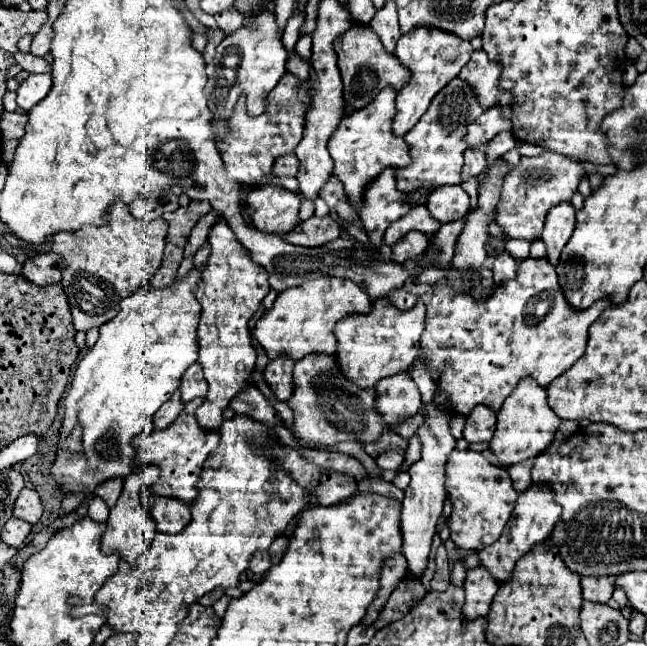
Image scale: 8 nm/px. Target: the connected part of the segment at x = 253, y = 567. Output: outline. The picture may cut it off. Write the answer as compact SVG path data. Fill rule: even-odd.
M258 551L258 553L254 553L252 555L252 559L250 559L250 571L252 573L258 573L258 575L262 575L262 573L266 573L268 569L270 569L270 553L268 551Z

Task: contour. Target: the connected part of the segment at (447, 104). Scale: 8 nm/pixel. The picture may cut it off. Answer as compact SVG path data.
M454 77L438 97L430 103L430 109L422 115L422 121L410 133L406 133L406 143L410 145L412 163L396 171L396 181L400 191L416 191L418 187L440 187L440 185L458 185L462 171L462 153L466 151L466 129L482 113L474 89L466 85L460 77Z

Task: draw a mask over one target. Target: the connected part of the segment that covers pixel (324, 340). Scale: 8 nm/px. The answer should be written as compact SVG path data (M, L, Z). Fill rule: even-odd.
M320 277L318 281L306 281L294 289L278 293L272 309L264 313L254 325L254 337L266 349L268 357L280 353L290 355L294 361L302 359L308 353L334 353L334 325L348 313L368 313L372 307L366 287L350 279Z

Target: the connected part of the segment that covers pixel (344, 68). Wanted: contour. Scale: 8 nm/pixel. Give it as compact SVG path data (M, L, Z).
M352 23L352 27L342 33L334 45L338 55L338 69L344 81L344 97L350 105L354 105L354 109L366 107L384 87L392 85L396 89L402 89L402 85L410 81L410 71L384 49L380 37L368 23Z

